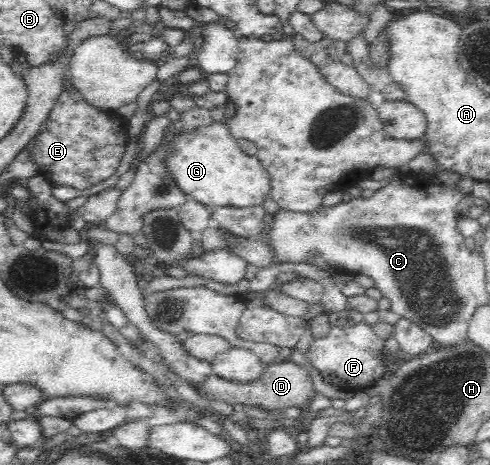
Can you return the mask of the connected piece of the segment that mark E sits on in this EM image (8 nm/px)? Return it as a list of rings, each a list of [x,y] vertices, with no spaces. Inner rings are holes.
[[[67,88],[61,92],[29,149],[38,174],[53,187],[66,186],[79,191],[113,176],[128,145],[128,136],[125,126],[121,128],[107,113],[87,105],[79,93]]]

